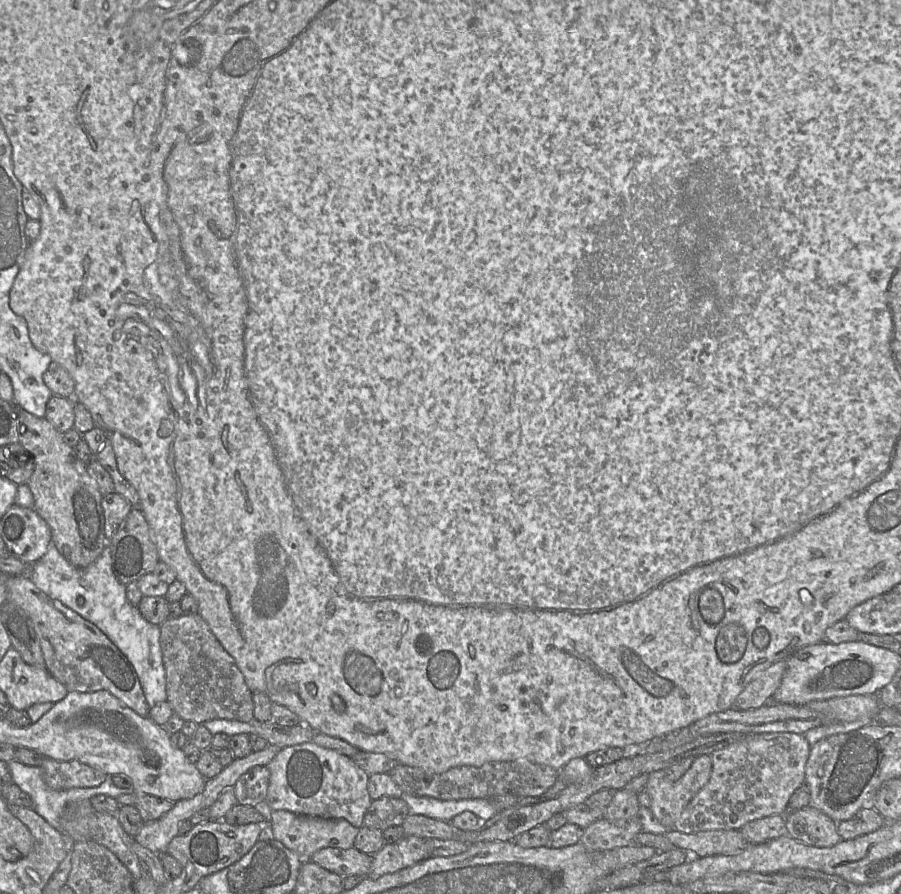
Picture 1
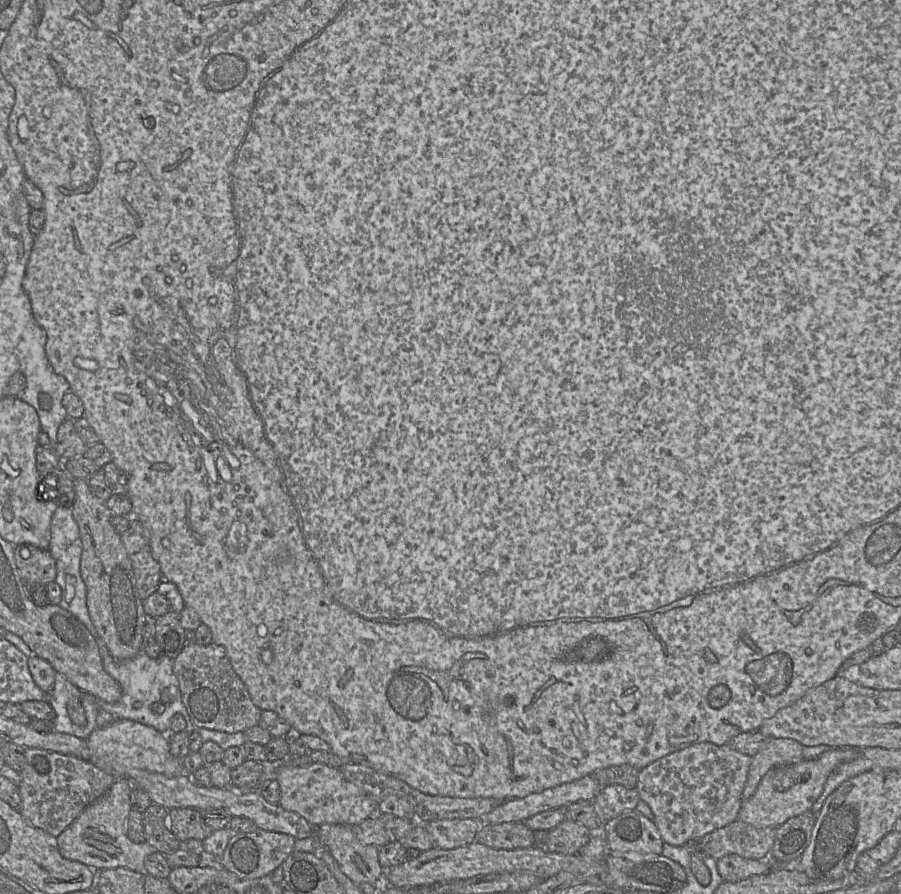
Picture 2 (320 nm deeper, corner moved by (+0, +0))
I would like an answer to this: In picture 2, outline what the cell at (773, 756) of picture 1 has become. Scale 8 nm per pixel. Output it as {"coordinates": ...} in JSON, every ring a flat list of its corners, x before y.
{"coordinates":[[769,738,751,757,742,802,753,795,763,776,772,768,799,763,803,746,789,738]]}

